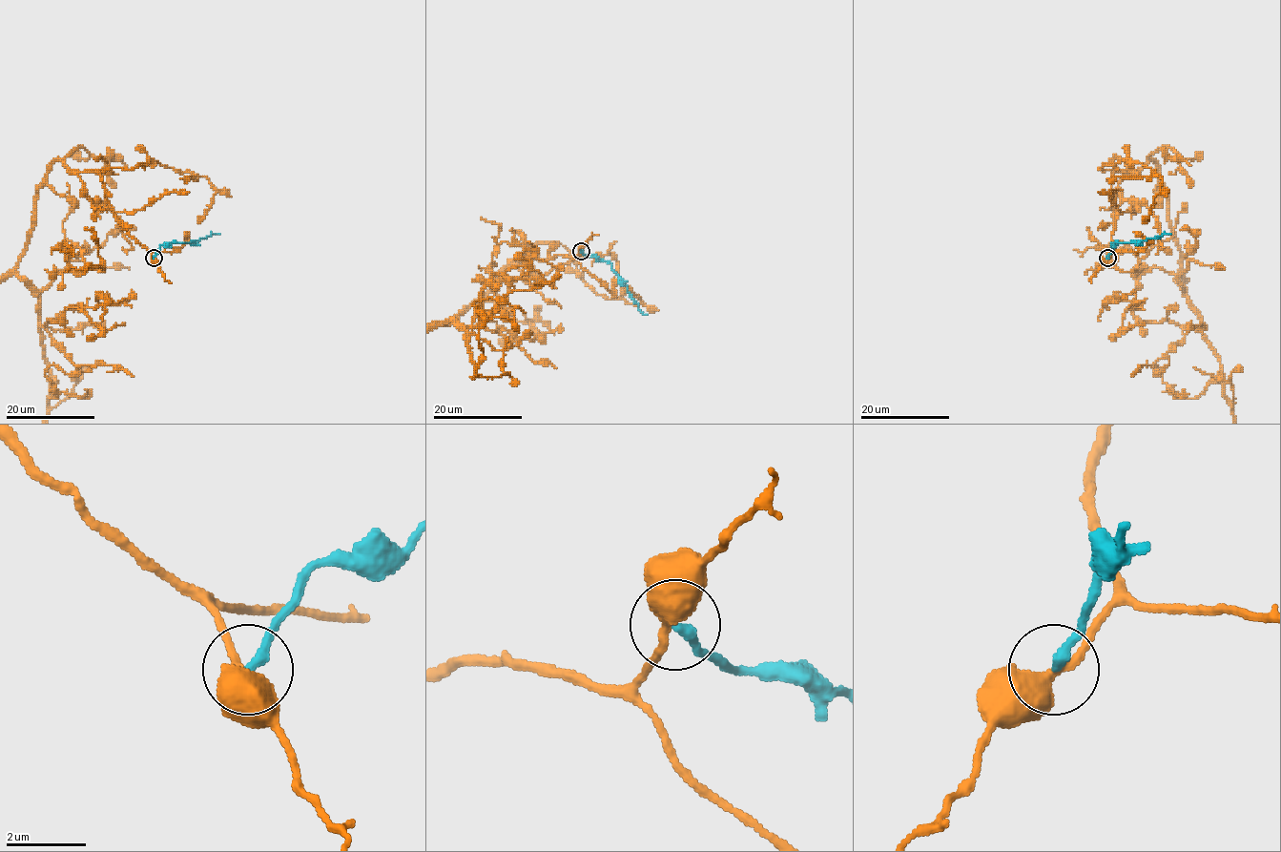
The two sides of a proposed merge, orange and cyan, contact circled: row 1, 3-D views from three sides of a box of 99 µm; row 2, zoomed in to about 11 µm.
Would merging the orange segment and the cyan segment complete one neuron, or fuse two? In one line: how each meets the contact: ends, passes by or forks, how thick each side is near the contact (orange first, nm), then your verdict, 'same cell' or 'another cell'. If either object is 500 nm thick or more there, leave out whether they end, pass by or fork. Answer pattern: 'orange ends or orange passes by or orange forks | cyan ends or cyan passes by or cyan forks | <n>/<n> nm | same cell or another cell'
orange passes by | cyan ends | 460/280 nm | another cell

